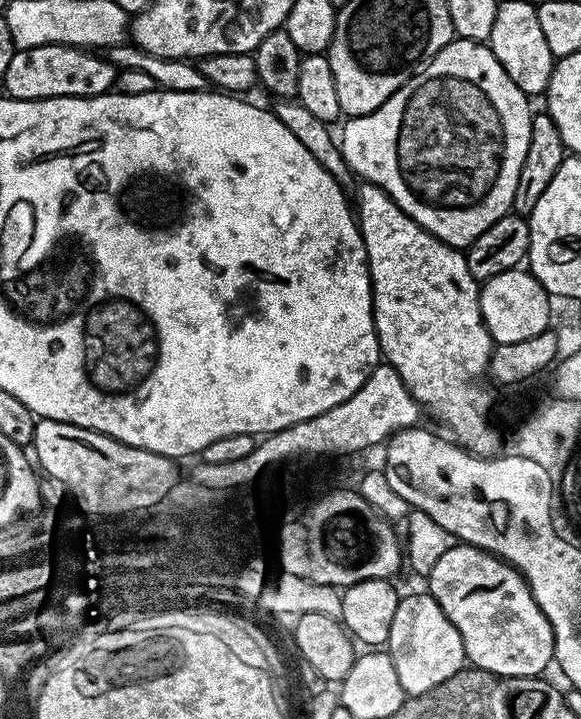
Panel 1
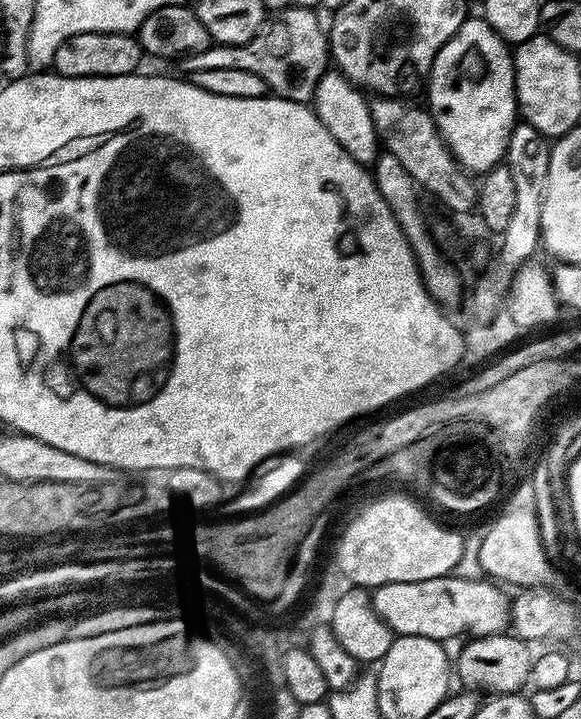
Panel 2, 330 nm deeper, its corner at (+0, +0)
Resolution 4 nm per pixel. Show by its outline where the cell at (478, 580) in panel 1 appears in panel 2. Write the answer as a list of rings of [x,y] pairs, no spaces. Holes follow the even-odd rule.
[[[449,574],[422,582],[383,584],[371,593],[371,598],[374,610],[396,636],[421,636],[449,642],[463,632],[469,632],[467,635],[472,638],[501,635],[510,624],[510,596],[503,590],[499,583],[488,578],[468,580]]]

